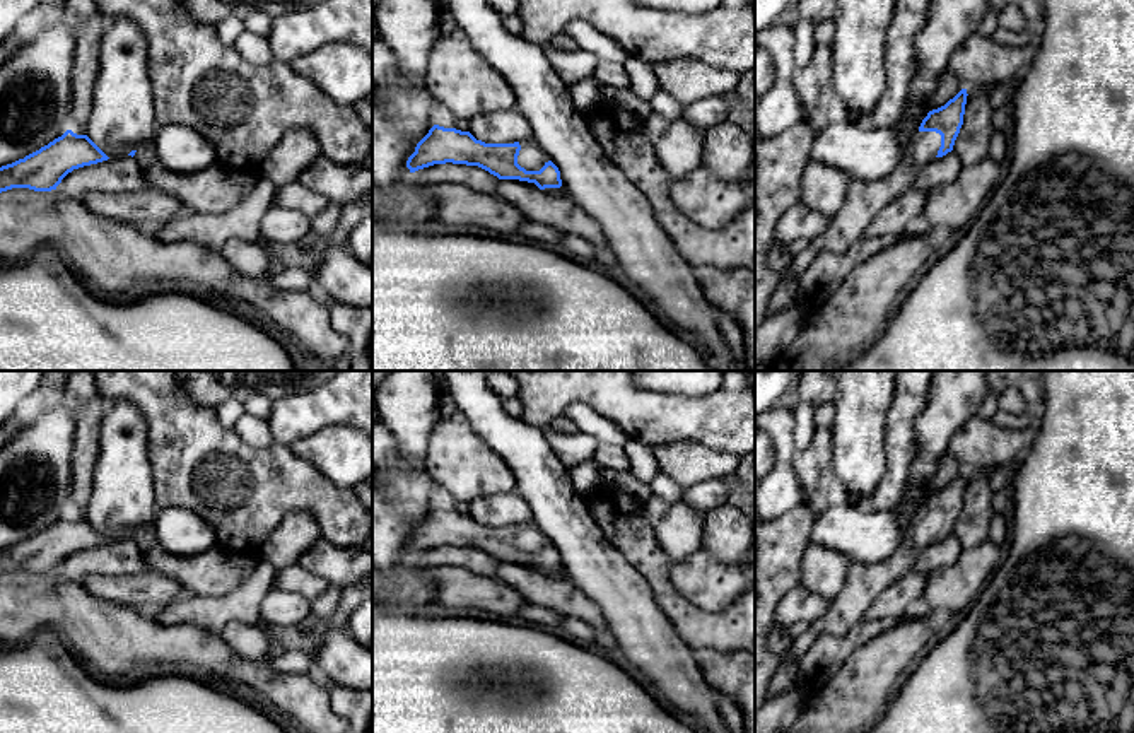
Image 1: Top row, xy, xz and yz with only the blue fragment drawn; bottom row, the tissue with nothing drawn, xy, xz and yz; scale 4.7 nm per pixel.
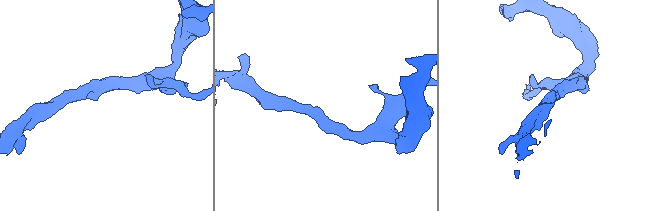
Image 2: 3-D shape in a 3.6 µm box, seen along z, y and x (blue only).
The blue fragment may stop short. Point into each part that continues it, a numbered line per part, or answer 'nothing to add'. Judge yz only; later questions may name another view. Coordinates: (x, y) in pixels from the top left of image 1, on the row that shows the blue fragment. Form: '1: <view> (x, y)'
1: yz (863, 200)

